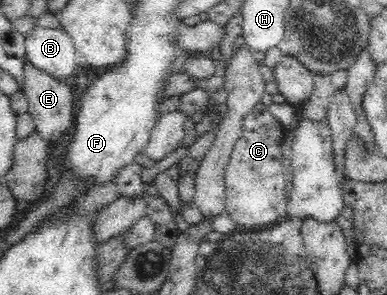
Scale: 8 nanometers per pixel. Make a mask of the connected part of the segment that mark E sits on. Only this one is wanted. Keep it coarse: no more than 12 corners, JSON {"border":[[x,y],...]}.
{"border":[[24,56],[22,91],[52,145],[73,124],[72,88]]}

